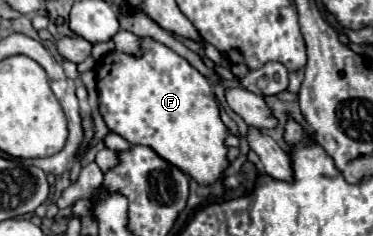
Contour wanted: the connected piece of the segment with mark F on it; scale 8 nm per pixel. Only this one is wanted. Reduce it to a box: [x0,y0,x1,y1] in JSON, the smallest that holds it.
[95,37,231,187]

